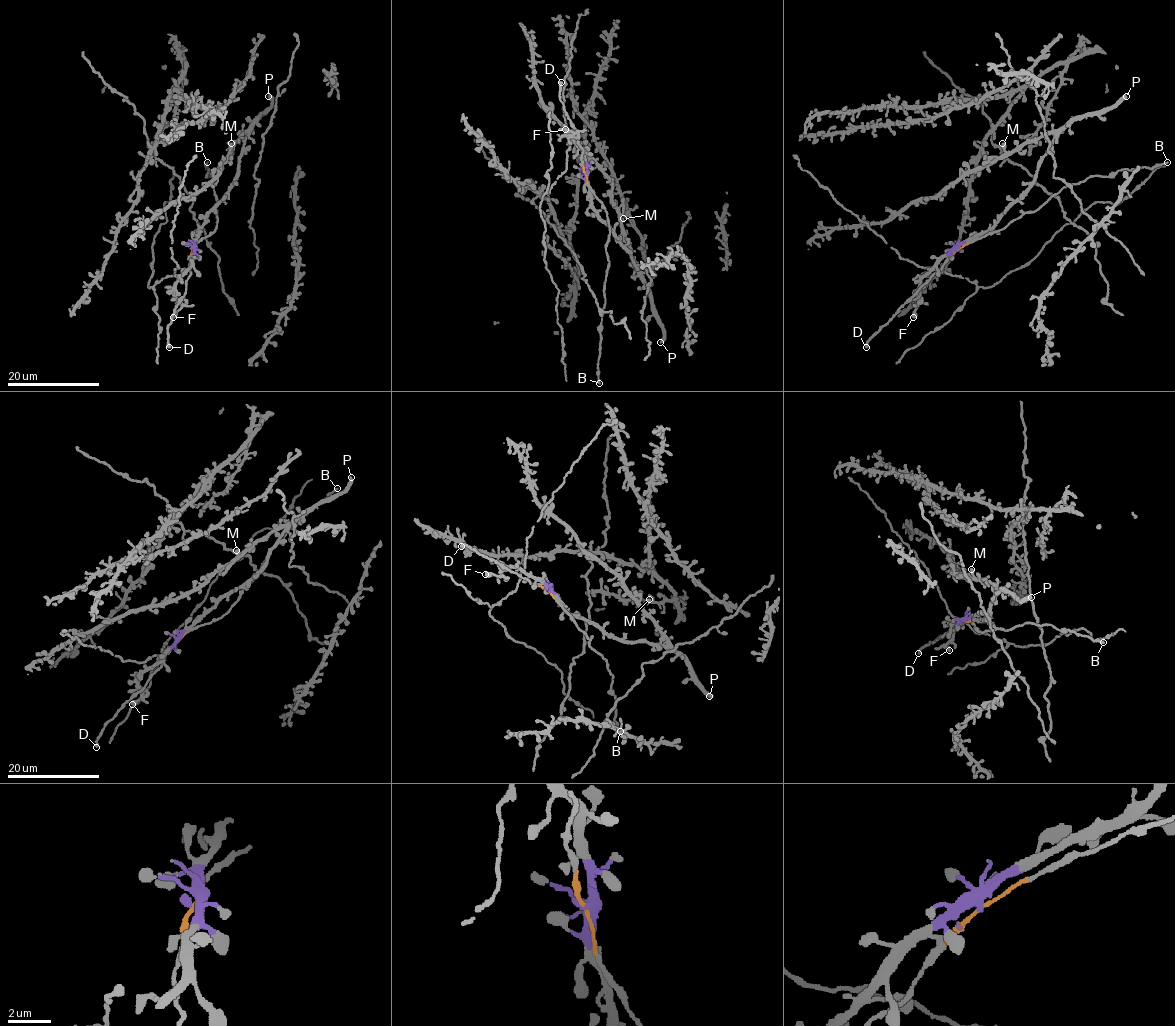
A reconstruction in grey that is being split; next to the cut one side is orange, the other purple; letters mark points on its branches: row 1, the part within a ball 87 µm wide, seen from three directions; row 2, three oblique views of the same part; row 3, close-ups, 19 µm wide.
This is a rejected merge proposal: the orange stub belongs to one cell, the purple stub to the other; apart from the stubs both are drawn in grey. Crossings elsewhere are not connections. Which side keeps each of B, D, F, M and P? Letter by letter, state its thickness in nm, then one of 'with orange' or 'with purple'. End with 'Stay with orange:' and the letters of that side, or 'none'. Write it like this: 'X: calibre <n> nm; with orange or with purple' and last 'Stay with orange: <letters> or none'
B: calibre 180 nm; with orange
D: calibre 360 nm; with orange
F: calibre 500 nm; with purple
M: calibre 420 nm; with purple
P: calibre 420 nm; with purple
Stay with orange: B, D

